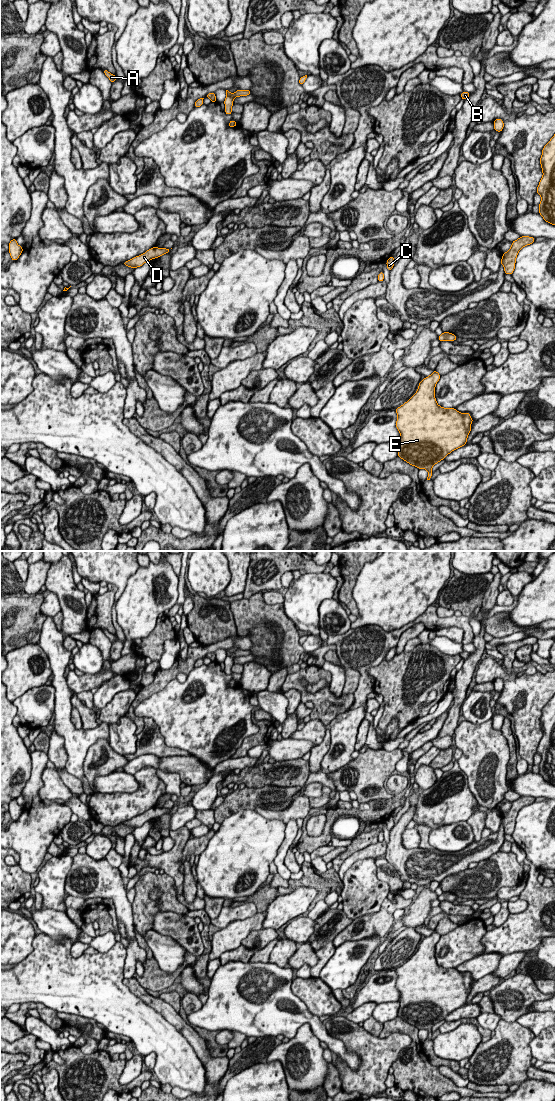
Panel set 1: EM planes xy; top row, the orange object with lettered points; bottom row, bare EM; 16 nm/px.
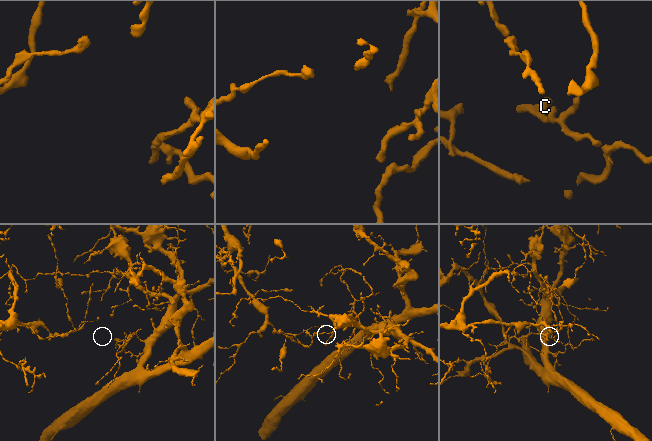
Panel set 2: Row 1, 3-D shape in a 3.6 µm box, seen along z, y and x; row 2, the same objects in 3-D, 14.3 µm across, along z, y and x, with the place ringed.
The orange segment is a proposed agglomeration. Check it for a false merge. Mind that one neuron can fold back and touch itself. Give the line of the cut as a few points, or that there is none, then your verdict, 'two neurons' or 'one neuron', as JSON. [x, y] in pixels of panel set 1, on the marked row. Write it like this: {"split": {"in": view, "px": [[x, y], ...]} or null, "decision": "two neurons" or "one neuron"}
{"split": {"in": "xy", "px": [[227, 95], [233, 98]]}, "decision": "two neurons"}

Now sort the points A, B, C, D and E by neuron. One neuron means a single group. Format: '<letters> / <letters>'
A D / B C E

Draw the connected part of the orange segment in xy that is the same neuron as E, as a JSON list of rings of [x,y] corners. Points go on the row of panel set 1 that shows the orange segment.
[[[434,372],[425,377],[412,397],[402,406],[396,408],[398,415],[396,428],[400,432],[400,447],[398,457],[418,469],[428,471],[427,480],[432,477],[432,467],[443,460],[452,451],[466,445],[467,437],[474,421],[470,413],[460,413],[455,408],[439,406],[435,398],[435,386],[440,379],[440,374]]]

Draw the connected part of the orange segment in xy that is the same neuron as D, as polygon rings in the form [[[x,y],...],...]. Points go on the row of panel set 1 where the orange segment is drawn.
[[[153,247],[147,250],[145,253],[125,261],[122,264],[131,268],[141,267],[145,262],[158,258],[163,254],[169,253],[170,251],[171,249]]]

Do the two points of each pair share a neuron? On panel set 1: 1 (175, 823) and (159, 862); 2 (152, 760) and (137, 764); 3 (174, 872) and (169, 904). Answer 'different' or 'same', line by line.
1: different
2: same
3: different

